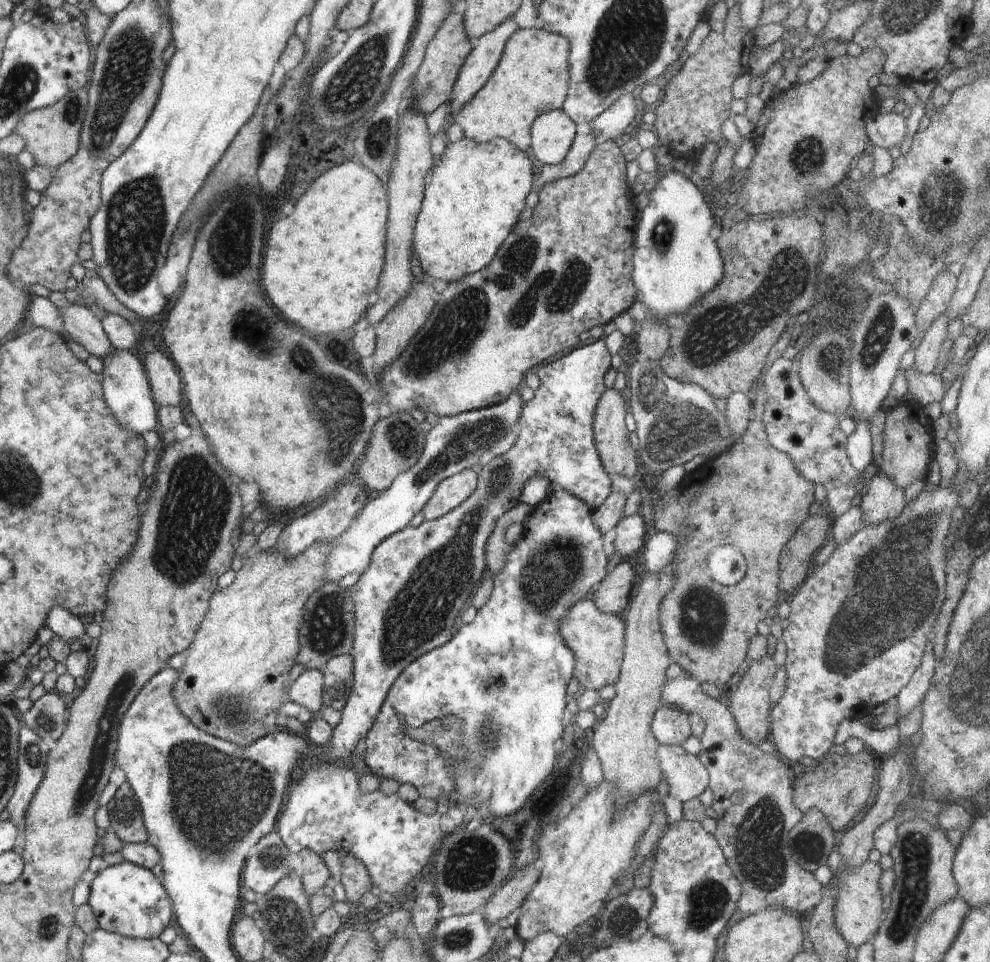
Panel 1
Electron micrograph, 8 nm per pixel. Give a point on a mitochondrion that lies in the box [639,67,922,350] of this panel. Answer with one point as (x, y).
(808, 153)

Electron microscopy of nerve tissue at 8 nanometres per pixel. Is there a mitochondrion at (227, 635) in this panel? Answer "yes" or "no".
no

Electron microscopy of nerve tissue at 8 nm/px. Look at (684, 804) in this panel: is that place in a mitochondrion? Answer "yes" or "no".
no

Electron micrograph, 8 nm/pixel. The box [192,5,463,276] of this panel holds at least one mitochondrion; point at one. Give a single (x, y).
(351, 87)

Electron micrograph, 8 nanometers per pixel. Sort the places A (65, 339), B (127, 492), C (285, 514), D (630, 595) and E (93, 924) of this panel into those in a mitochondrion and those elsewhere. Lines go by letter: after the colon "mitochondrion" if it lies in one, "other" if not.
A: other
B: other
C: other
D: other
E: other

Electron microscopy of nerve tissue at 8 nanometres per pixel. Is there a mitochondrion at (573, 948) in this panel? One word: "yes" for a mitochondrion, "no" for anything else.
no

